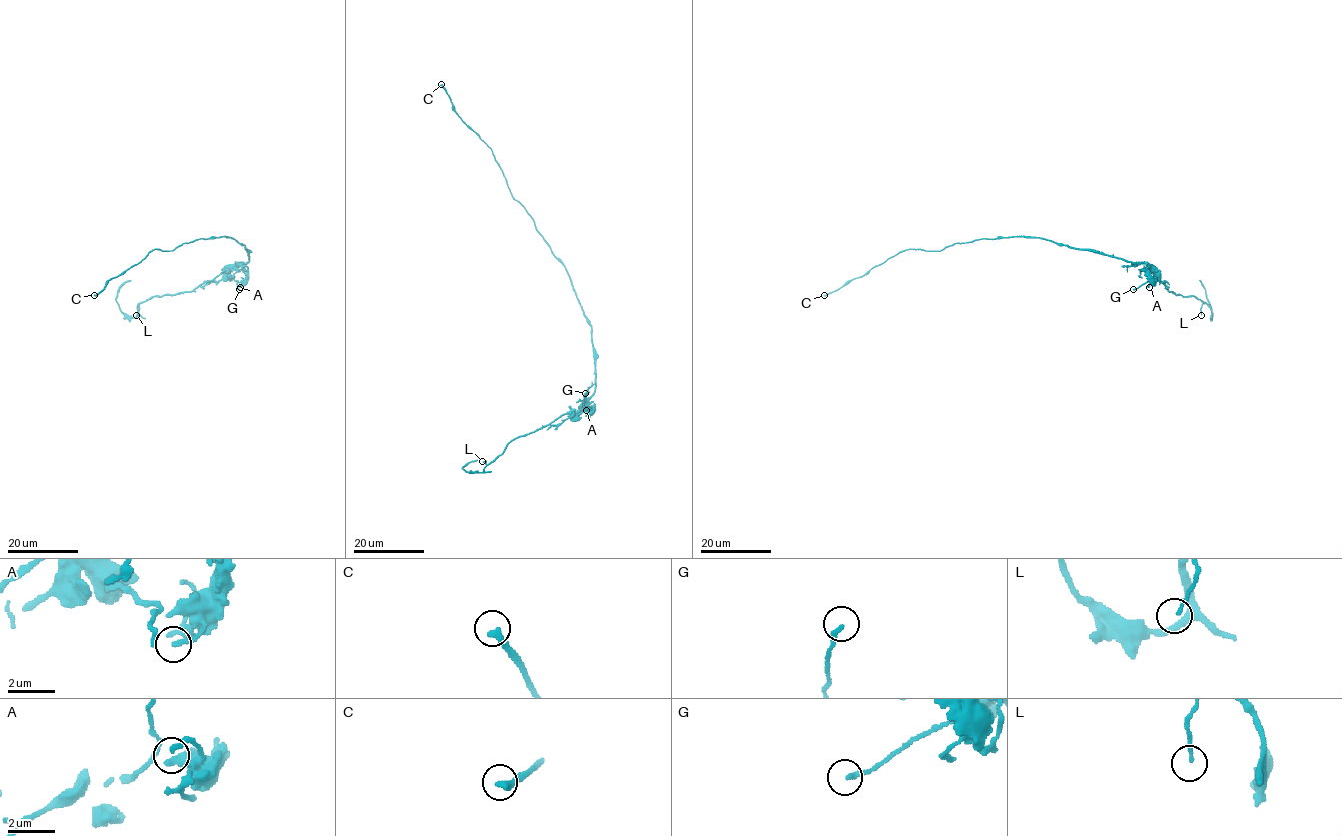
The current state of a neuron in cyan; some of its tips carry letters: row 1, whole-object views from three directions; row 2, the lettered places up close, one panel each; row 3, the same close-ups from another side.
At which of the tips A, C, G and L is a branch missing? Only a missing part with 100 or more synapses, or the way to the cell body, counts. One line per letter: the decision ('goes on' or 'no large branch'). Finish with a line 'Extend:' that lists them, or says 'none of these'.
A: no large branch
C: no large branch
G: no large branch
L: no large branch
Extend: none of these

